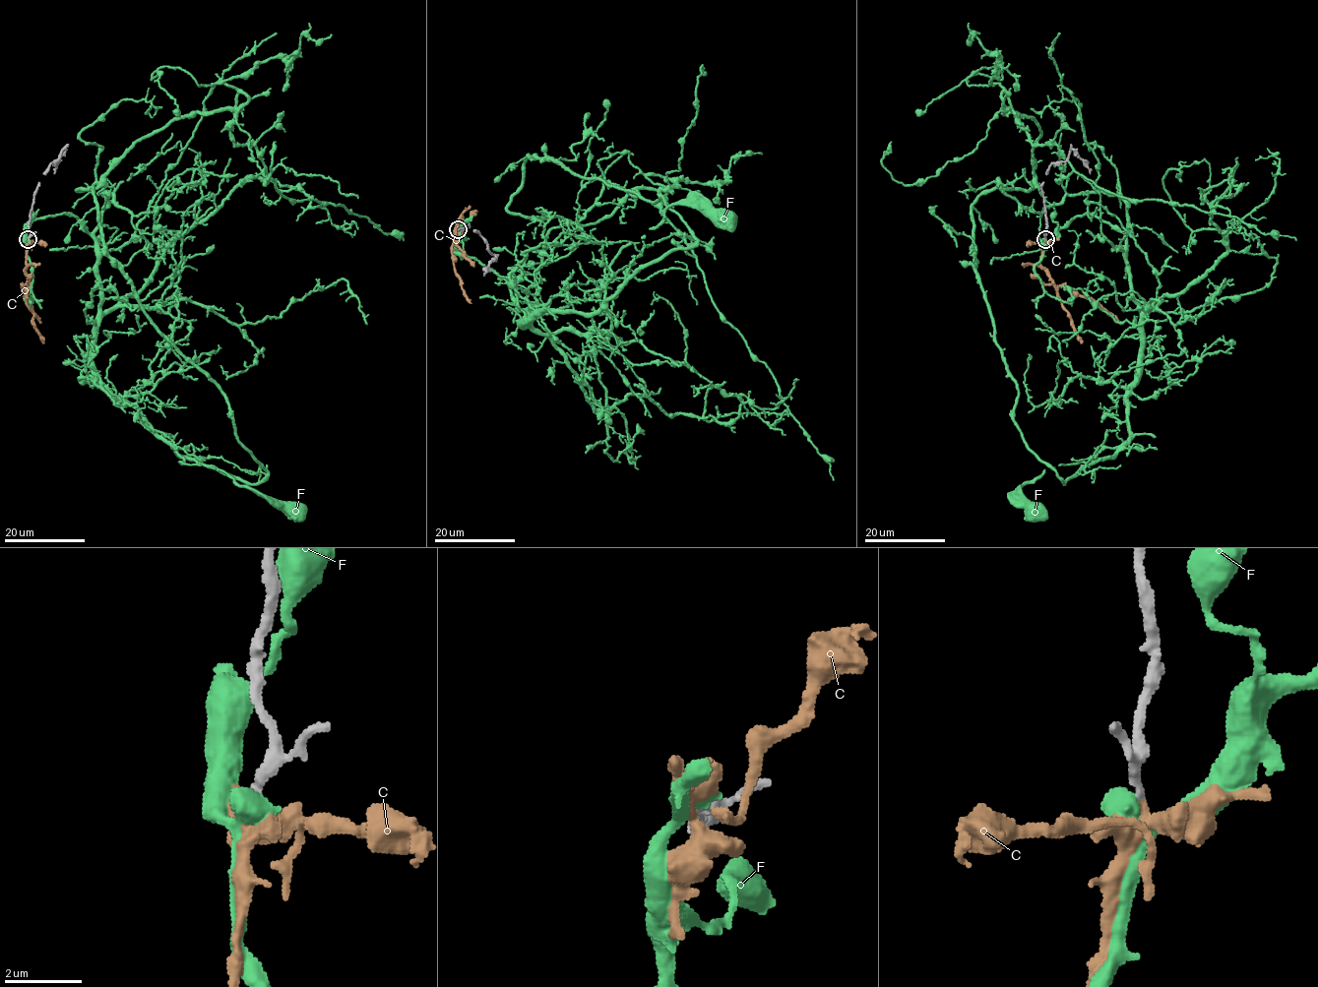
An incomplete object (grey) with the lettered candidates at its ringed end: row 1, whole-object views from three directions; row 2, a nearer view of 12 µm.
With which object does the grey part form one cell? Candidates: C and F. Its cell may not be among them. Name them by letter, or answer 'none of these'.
C

